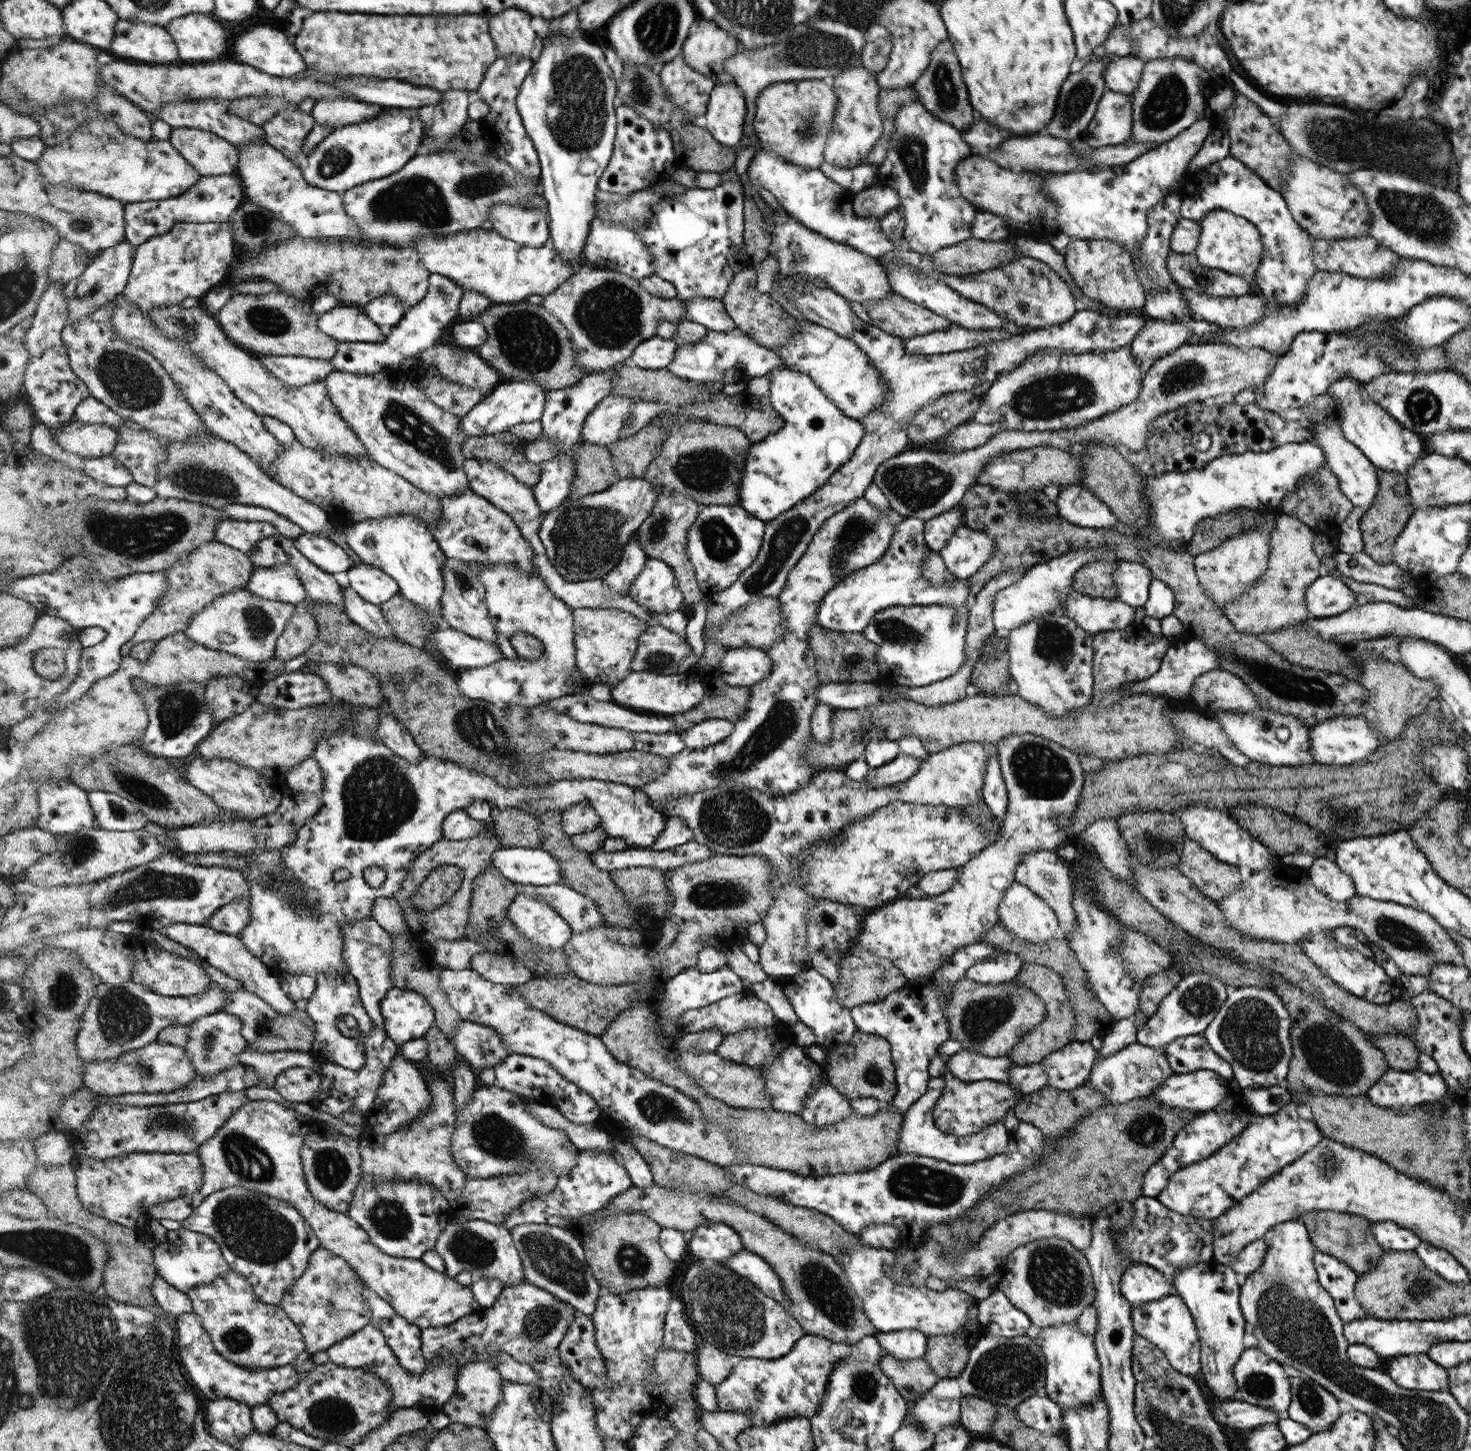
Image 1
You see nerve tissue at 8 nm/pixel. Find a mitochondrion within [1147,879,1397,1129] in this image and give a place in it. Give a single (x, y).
(1337, 1058)

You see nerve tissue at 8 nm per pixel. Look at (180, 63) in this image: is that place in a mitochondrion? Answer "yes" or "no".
no

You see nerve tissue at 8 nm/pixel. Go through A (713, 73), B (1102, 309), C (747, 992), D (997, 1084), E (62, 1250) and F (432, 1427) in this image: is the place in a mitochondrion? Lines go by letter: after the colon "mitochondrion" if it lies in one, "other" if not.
A: other
B: other
C: other
D: other
E: mitochondrion
F: other

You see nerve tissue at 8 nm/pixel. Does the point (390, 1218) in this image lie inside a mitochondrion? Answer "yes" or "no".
yes

